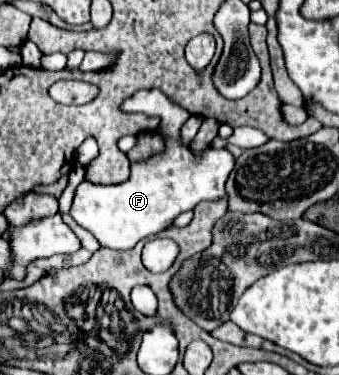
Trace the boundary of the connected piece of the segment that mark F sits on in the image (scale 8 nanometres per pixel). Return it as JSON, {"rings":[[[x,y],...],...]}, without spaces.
{"rings":[[[159,89],[137,91],[121,105],[121,109],[159,117],[165,149],[147,159],[133,161],[131,177],[125,183],[100,185],[83,180],[78,185],[69,213],[83,229],[91,231],[103,247],[109,249],[131,249],[141,239],[167,229],[177,215],[193,209],[197,203],[223,199],[225,181],[235,165],[235,157],[229,149],[207,147],[195,155],[195,151],[181,141],[181,127],[189,119],[189,111],[171,101]]]}

